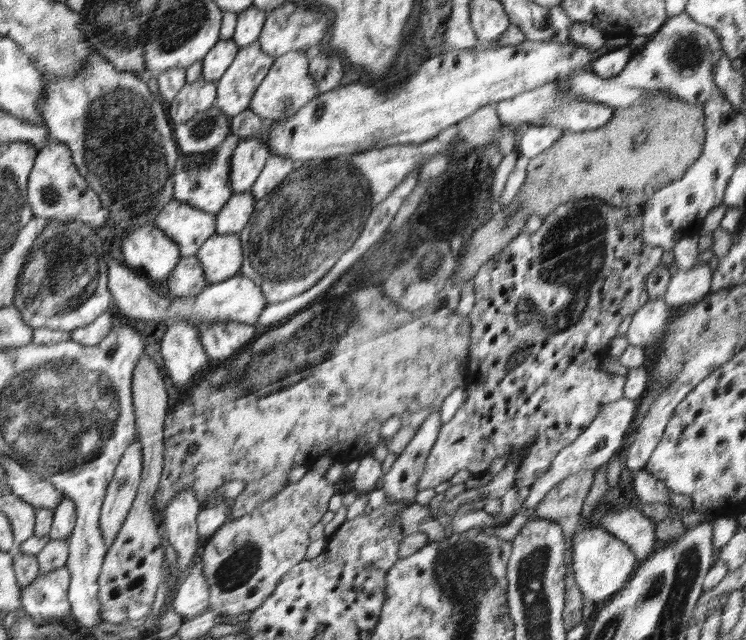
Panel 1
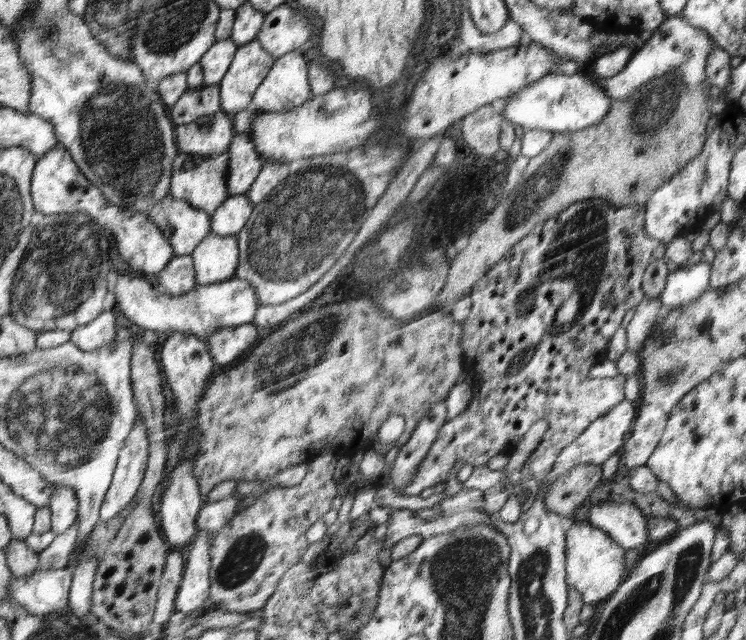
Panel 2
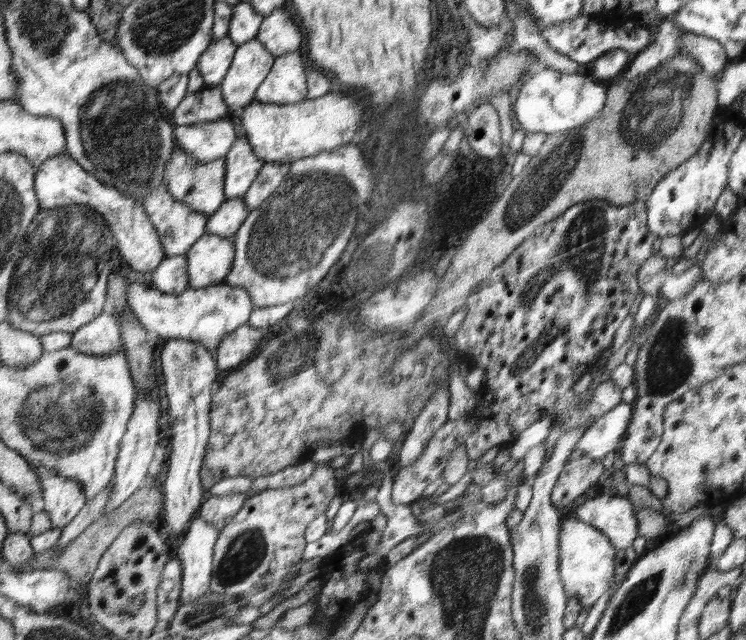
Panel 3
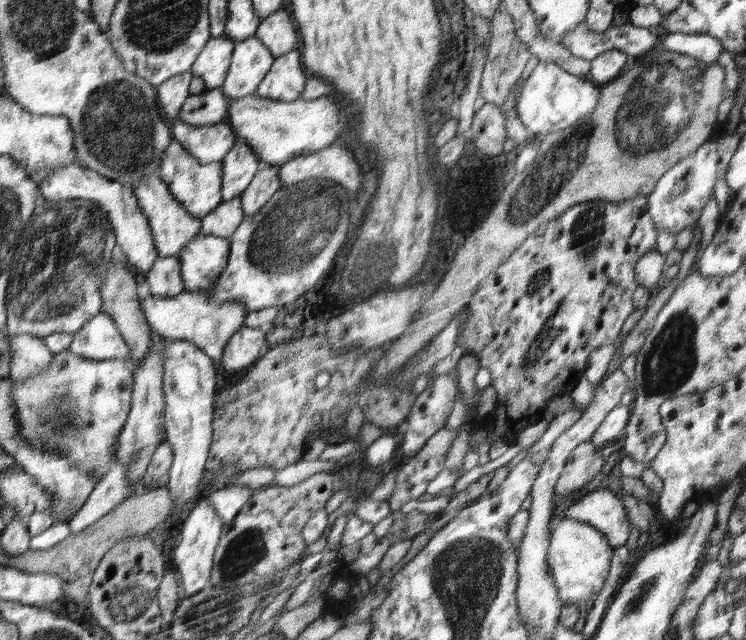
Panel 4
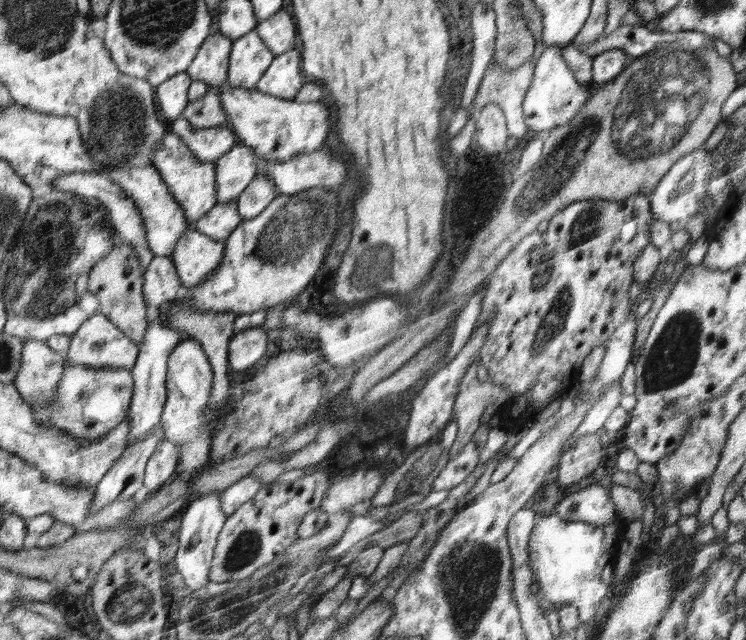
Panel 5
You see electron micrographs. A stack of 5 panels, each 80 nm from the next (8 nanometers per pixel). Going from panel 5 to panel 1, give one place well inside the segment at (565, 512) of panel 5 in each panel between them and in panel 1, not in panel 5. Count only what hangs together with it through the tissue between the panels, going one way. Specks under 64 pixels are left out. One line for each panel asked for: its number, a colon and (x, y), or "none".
1: (631, 526)
2: (624, 522)
3: (615, 516)
4: (601, 509)

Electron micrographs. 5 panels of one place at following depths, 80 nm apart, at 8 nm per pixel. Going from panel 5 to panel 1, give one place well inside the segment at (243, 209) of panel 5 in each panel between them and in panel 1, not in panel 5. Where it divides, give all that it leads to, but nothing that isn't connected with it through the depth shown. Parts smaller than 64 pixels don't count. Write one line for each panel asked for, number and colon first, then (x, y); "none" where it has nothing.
1: (277, 169)
2: (275, 172)
3: (269, 178)
4: (267, 181)

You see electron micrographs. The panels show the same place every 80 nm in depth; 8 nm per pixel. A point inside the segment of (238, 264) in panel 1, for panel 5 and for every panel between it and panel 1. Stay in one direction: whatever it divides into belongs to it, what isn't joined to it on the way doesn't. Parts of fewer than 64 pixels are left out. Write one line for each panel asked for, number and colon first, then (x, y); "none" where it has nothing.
2: (216, 258)
3: (209, 262)
4: (203, 260)
5: (197, 256)

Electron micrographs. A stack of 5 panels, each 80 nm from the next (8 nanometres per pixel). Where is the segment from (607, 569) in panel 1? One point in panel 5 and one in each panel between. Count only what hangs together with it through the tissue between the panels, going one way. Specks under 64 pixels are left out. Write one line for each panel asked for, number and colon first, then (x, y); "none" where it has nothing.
2: (595, 567)
3: (585, 555)
4: (578, 554)
5: (567, 557)

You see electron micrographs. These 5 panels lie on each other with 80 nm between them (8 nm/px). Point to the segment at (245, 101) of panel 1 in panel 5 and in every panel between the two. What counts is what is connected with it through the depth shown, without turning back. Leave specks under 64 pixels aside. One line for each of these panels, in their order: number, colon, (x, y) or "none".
2: (251, 64)
3: (252, 62)
4: (252, 60)
5: (250, 57)

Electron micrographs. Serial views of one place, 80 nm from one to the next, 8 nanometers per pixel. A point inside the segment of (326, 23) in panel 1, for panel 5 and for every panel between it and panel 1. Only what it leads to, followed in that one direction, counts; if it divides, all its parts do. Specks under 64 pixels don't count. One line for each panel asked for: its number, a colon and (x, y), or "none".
2: (284, 30)
3: (278, 33)
4: (277, 31)
5: (278, 32)

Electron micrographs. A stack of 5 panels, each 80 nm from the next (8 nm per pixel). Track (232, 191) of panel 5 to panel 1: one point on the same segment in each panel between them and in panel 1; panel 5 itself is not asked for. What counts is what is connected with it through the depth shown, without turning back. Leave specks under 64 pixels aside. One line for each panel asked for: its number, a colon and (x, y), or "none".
1: (251, 155)
2: (246, 162)
3: (243, 165)
4: (239, 167)

